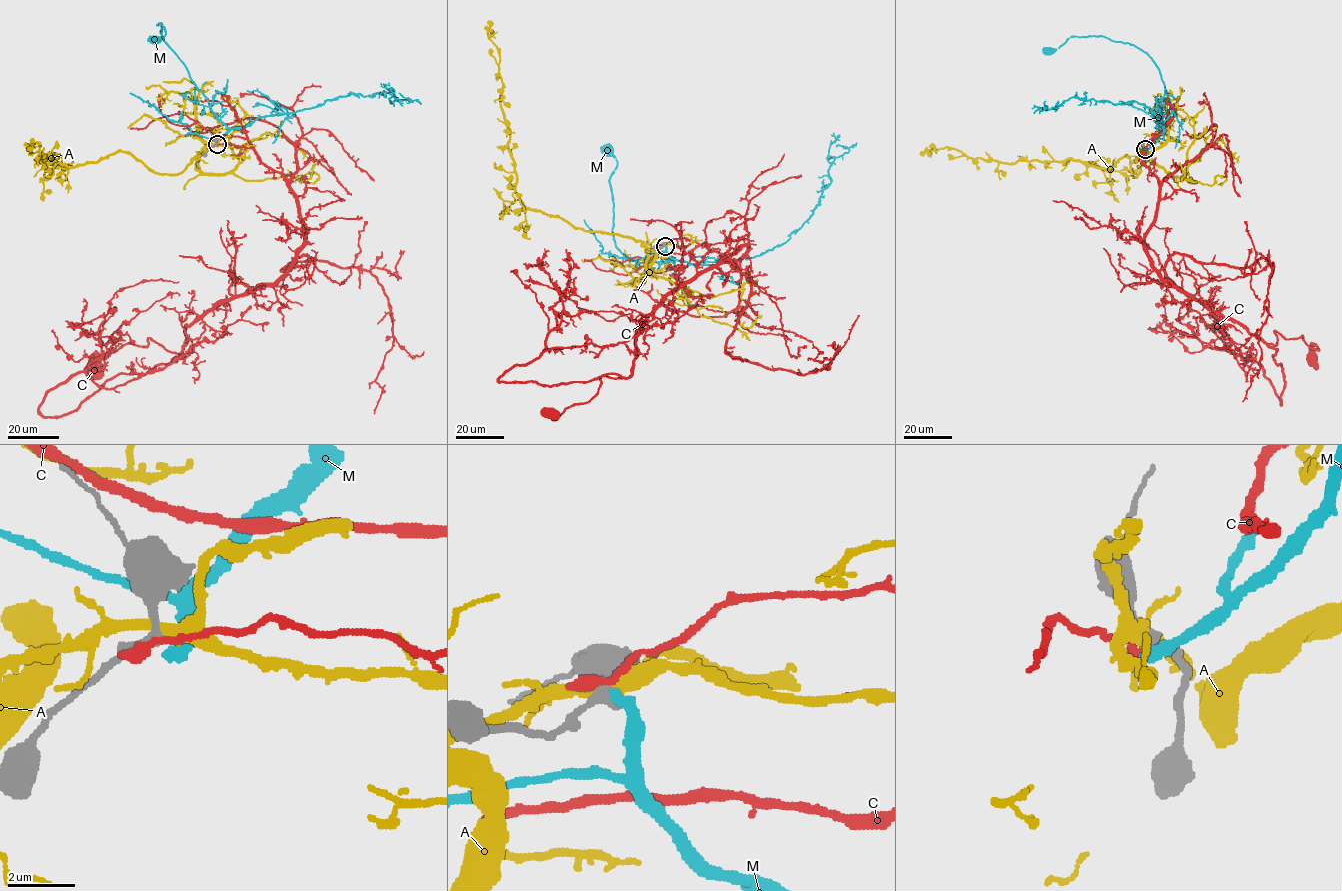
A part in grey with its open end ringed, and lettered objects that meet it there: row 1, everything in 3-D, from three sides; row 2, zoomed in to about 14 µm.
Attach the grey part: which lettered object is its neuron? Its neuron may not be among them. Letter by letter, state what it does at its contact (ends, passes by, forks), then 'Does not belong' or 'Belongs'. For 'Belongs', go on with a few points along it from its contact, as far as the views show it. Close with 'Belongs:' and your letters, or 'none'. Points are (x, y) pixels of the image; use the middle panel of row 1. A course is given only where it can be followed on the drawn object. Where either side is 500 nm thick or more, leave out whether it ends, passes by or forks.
A: It passes by. Does not belong
C: It ends there. Does not belong
M: It ends there. Does not belong
Belongs: none

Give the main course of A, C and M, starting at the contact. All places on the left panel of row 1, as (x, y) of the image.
A: (216, 144), (176, 174), (151, 172), (119, 151), (67, 167), (56, 155), (42, 160), (37, 142), (31, 148)
C: (216, 145), (282, 175), (304, 229), (297, 260), (187, 325), (182, 351), (150, 338), (95, 353), (95, 368)
M: (216, 145), (228, 129), (184, 63), (164, 41), (161, 23), (157, 25), (161, 24), (166, 34), (156, 39)

